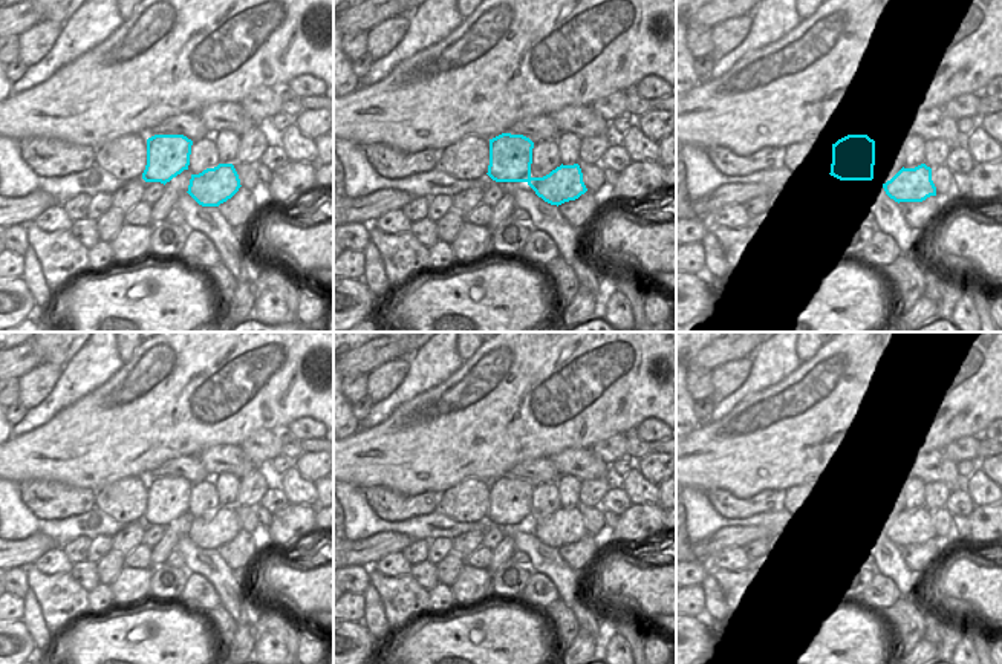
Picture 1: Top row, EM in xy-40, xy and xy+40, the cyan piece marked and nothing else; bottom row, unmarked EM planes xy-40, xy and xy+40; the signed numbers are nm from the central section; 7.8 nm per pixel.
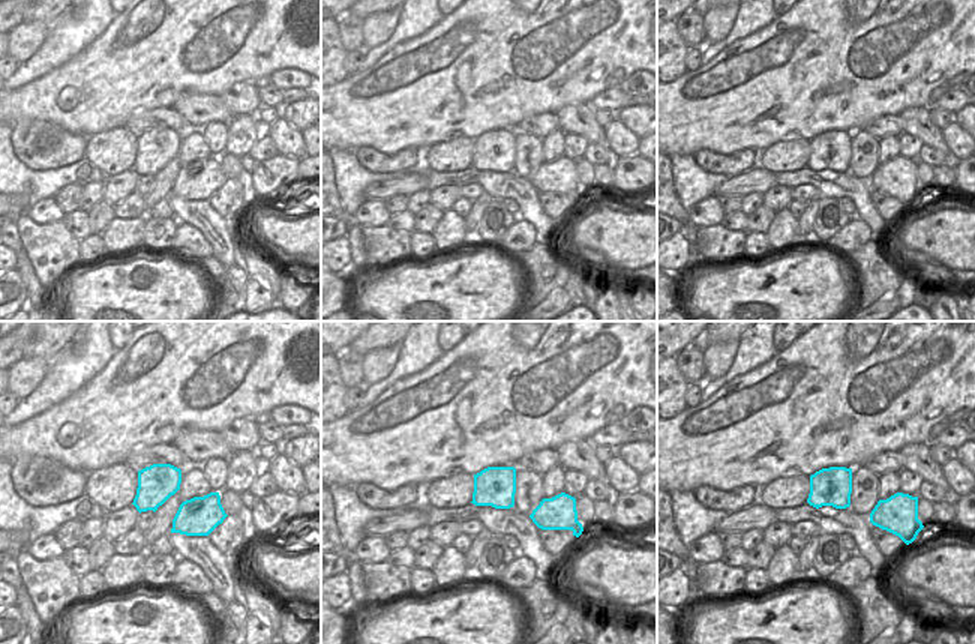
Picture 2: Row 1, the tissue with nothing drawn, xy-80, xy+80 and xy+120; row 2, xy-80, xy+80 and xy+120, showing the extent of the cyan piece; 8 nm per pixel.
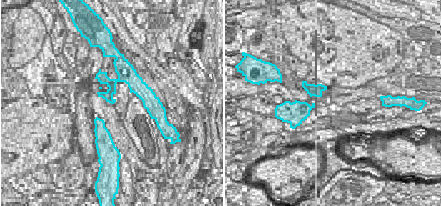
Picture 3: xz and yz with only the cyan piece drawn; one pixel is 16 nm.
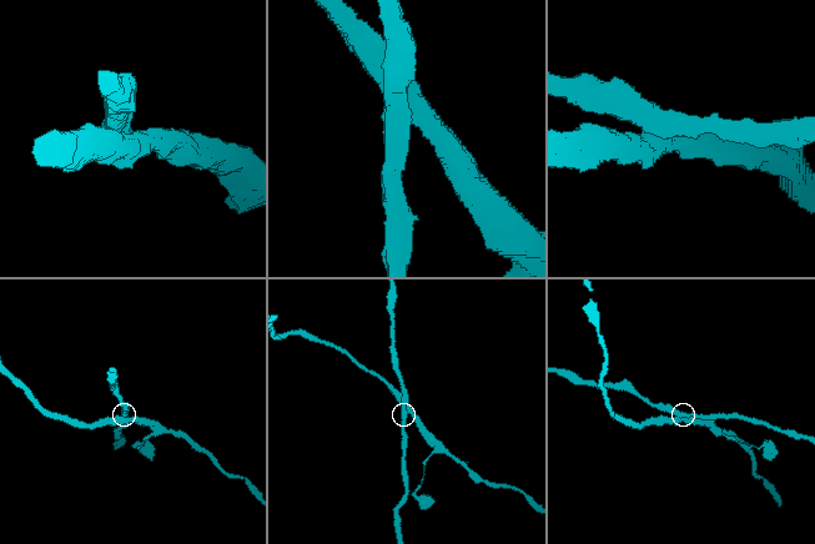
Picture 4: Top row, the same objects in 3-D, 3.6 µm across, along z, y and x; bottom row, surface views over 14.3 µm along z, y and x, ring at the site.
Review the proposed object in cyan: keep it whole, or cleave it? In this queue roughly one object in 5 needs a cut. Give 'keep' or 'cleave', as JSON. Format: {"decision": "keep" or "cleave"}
{"decision": "cleave"}

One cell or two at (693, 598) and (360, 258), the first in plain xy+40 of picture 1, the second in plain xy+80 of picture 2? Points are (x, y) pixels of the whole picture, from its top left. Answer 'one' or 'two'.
two

